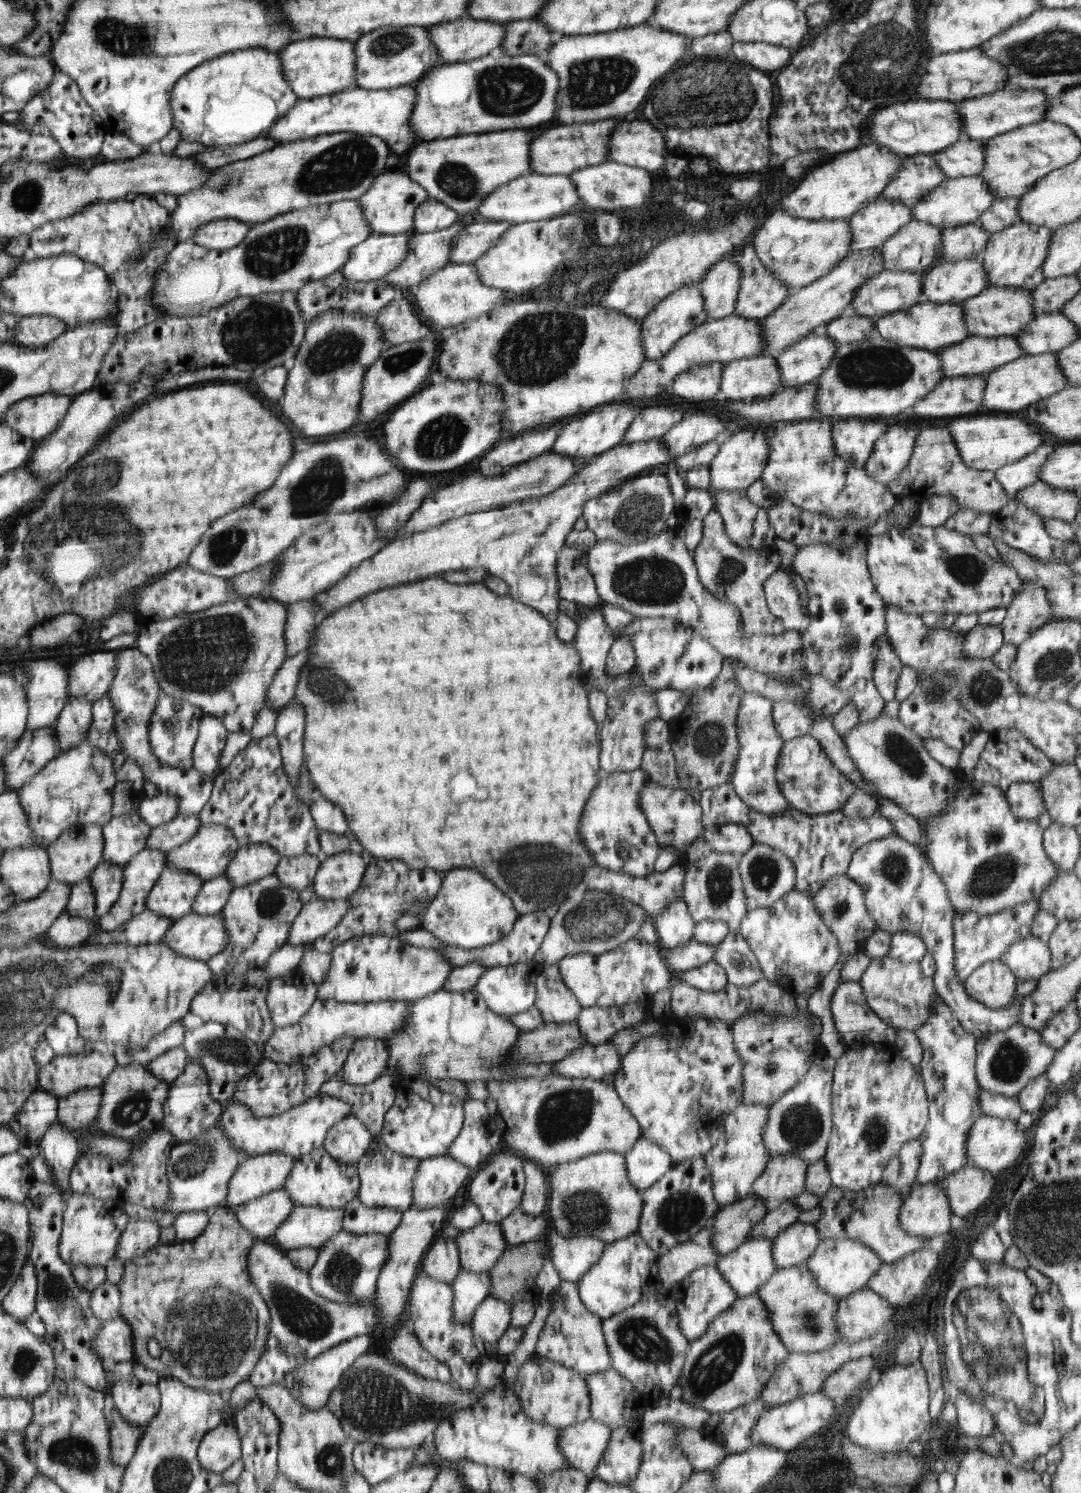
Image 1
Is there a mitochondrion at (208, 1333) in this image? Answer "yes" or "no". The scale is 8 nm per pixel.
yes

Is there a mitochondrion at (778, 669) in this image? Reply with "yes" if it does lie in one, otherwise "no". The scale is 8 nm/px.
no

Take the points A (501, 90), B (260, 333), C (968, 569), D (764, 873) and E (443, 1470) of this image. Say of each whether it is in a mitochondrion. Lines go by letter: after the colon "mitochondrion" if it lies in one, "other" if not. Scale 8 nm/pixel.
A: mitochondrion
B: mitochondrion
C: mitochondrion
D: mitochondrion
E: other

